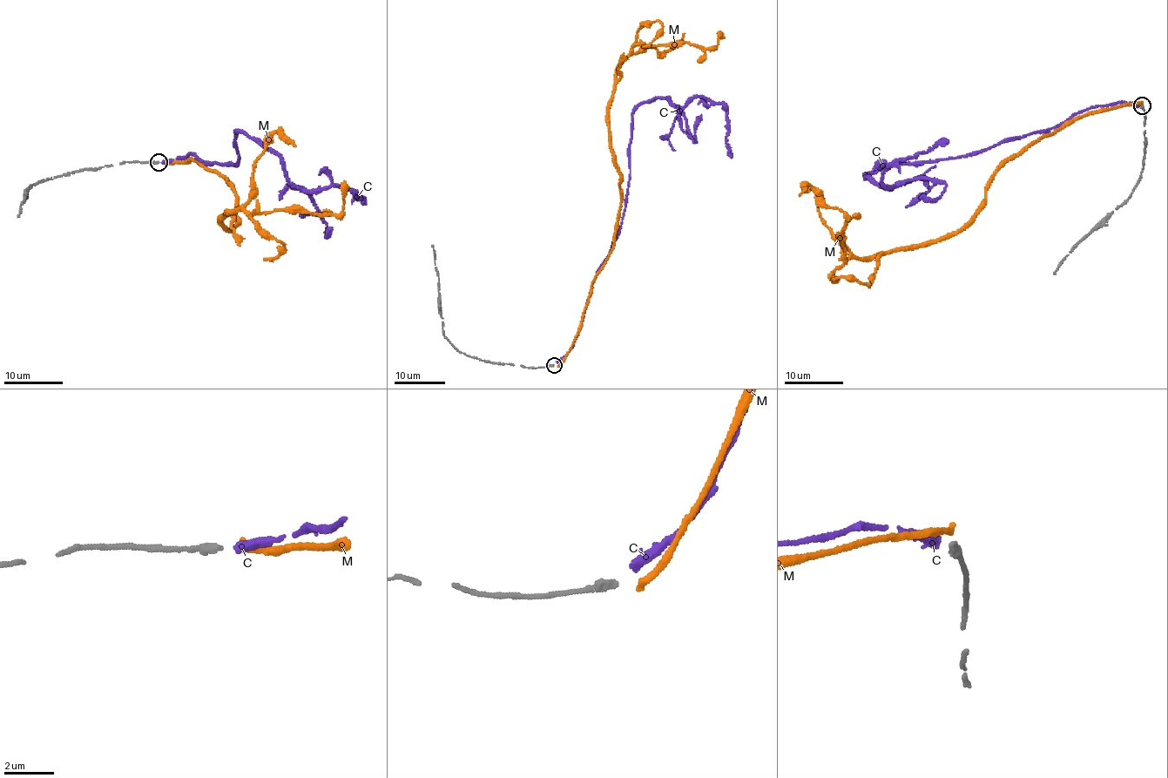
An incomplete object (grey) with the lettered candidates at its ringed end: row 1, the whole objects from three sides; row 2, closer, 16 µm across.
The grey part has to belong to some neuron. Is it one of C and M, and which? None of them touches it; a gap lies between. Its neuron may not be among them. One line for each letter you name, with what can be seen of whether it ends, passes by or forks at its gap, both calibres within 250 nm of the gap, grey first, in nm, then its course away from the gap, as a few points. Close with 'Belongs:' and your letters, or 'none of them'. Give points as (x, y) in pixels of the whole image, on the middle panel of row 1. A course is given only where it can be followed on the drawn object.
C: It ends there. Thickness 320 nm (grey) against 320 nm. Its course: (556, 361), (569, 352), (624, 210), (638, 105), (661, 97), (681, 106), (694, 98), (719, 102), (731, 158)
Belongs: C

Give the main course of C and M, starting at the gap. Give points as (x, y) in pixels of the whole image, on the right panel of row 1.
C: (1138, 106), (1126, 102), (1091, 106), (986, 148), (864, 176), (894, 187), (881, 178), (886, 165), (948, 139)
M: (1141, 102), (1033, 144), (956, 231), (920, 244), (847, 260), (845, 217), (813, 197)

